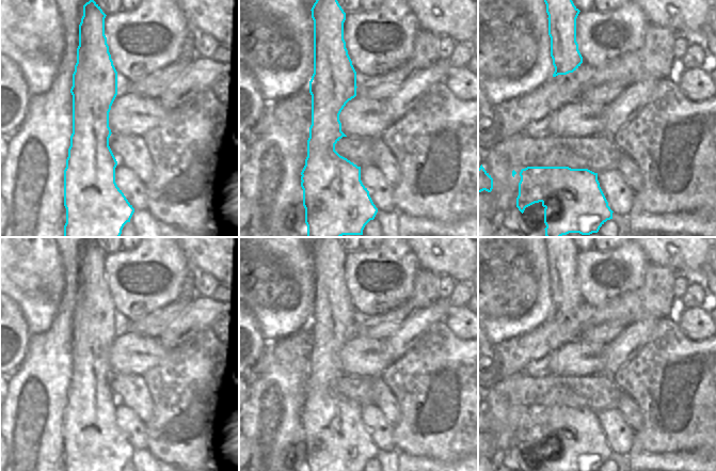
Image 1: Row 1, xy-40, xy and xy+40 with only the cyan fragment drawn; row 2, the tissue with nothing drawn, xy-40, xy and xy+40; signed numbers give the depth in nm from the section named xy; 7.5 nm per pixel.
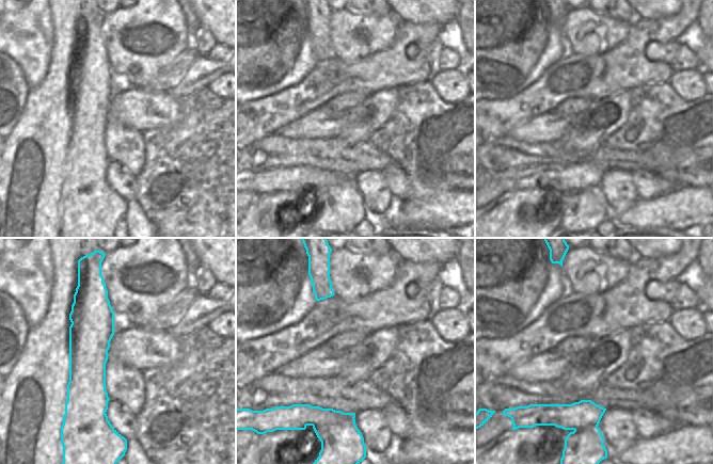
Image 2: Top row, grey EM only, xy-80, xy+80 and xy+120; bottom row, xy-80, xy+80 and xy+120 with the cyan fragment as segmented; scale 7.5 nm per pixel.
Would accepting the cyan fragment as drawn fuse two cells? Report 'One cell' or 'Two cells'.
Two cells

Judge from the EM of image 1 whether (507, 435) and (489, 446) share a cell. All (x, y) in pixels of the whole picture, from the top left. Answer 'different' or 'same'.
different

